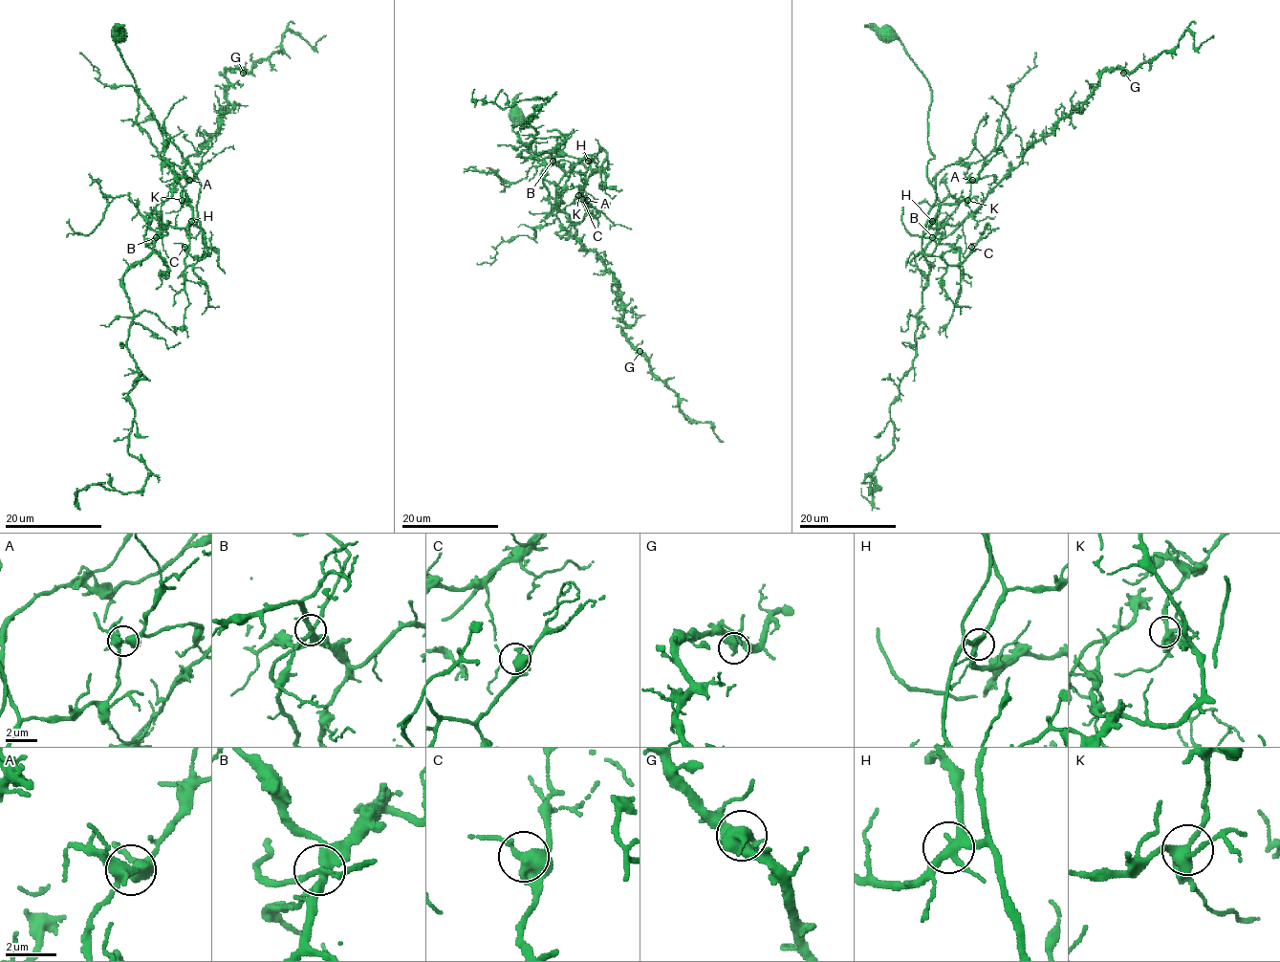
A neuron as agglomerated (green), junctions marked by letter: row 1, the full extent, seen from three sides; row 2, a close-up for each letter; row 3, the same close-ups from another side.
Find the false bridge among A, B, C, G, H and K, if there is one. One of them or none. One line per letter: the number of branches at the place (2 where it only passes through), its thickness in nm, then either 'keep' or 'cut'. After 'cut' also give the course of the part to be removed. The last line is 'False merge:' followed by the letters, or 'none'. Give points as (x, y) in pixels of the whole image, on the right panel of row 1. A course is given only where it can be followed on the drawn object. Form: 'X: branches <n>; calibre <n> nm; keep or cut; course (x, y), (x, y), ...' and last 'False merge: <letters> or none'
A: branches 4; calibre 320 nm; keep
B: branches 5; calibre 360 nm; cut; course (932, 237), (955, 229), (1102, 73), (1134, 72), (1185, 31), (1195, 48), (1213, 35)
C: branches 5; calibre 420 nm; keep
G: branches 4; calibre 400 nm; keep
H: branches 4; calibre 320 nm; keep
K: branches 4; calibre 360 nm; keep
False merge: B

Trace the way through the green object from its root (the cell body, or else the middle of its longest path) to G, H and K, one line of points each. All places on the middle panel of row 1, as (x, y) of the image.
G: (517, 116), (535, 159), (596, 156), (564, 175), (556, 204), (568, 237), (617, 281), (640, 351)
H: (517, 116), (513, 130), (535, 159), (570, 156), (579, 162), (593, 156), (597, 163), (596, 156), (588, 161)
K: (517, 116), (513, 130), (535, 159), (570, 156), (579, 162), (593, 156), (596, 163), (596, 157), (578, 195)

